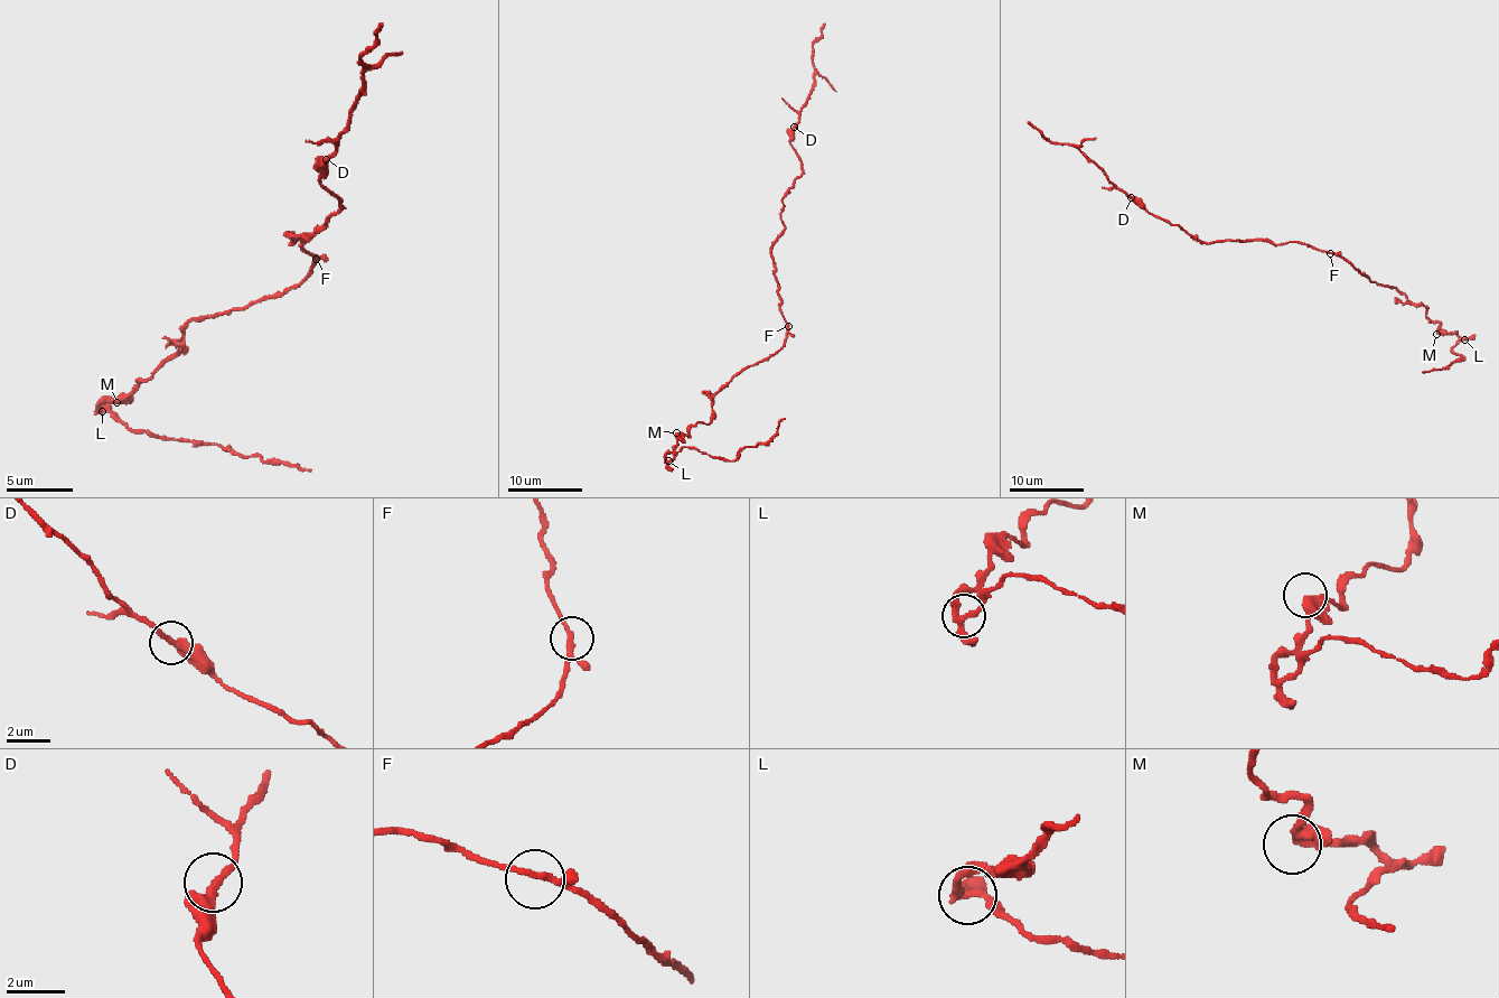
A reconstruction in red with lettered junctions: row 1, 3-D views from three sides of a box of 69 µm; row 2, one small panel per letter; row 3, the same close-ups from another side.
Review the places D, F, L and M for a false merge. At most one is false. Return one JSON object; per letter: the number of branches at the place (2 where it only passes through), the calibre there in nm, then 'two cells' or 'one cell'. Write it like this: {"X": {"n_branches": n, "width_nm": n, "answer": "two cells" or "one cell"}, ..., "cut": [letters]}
{"D": {"n_branches": 2, "width_nm": 360, "answer": "one cell"}, "F": {"n_branches": 3, "width_nm": 180, "answer": "one cell"}, "L": {"n_branches": 3, "width_nm": 280, "answer": "two cells"}, "M": {"n_branches": 3, "width_nm": 320, "answer": "one cell"}, "cut": ["L"]}

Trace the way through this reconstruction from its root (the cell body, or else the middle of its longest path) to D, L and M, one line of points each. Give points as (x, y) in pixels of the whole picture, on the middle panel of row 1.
D: (786, 326), (771, 244), (784, 229), (783, 197), (803, 173), (789, 143), (794, 127)
L: (786, 326), (786, 343), (741, 369), (713, 397), (711, 419), (699, 421), (666, 455), (668, 460)
M: (786, 326), (786, 343), (777, 352), (741, 369), (713, 397), (708, 423), (699, 421), (685, 435), (676, 432)

